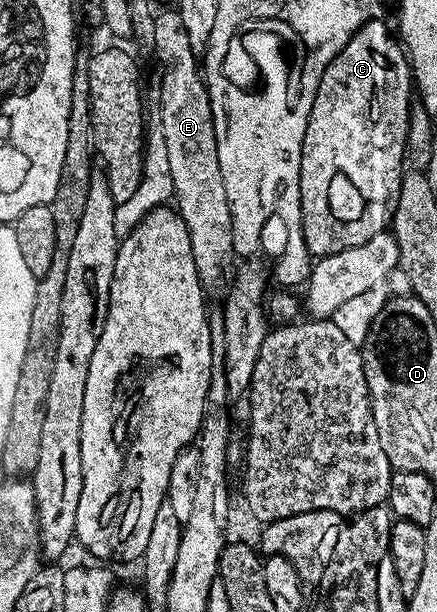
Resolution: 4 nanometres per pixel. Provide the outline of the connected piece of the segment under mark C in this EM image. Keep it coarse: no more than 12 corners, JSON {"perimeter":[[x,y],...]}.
{"perimeter":[[378,17],[327,65],[301,146],[310,256],[390,226],[415,84]]}

